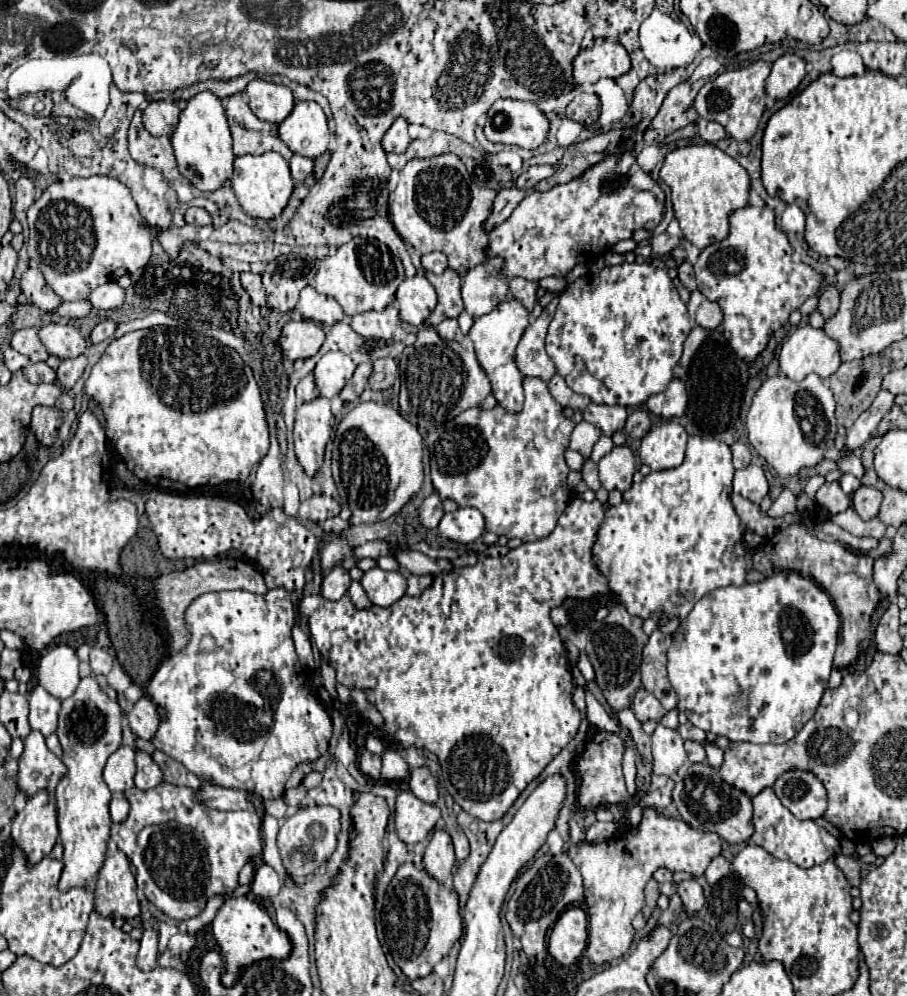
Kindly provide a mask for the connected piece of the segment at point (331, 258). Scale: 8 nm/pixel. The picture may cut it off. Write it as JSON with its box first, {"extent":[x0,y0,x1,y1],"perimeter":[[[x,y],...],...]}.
{"extent":[311,237,405,317],"perimeter":[[[355,237],[321,261],[321,267],[317,269],[317,275],[311,285],[319,293],[333,297],[343,307],[343,311],[353,317],[371,309],[381,311],[391,305],[395,301],[395,291],[403,279],[405,273],[401,259],[385,243],[377,239]]]}

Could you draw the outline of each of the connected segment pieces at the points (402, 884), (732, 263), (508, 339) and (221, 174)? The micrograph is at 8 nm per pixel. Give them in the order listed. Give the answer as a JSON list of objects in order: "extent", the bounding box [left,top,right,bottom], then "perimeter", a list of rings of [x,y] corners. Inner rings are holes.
[{"extent":[381,863,463,979],"perimeter":[[[403,863],[387,887],[381,923],[389,953],[401,971],[409,979],[425,977],[461,937],[463,923],[459,915],[459,895],[455,895],[455,889],[447,889],[437,879],[431,879],[431,875],[415,863]]]},{"extent":[695,205,821,361],"perimeter":[[[747,205],[729,215],[729,235],[703,249],[695,267],[697,289],[723,307],[723,335],[731,349],[745,361],[753,361],[767,345],[771,333],[787,323],[789,313],[821,289],[821,275],[805,263],[793,263],[791,245],[777,229],[775,211],[769,205]]]},{"extent":[469,297,529,411],"perimeter":[[[509,297],[503,303],[499,303],[491,313],[477,317],[469,331],[469,339],[475,345],[479,365],[487,371],[491,379],[493,395],[507,411],[521,411],[523,407],[523,387],[521,387],[523,377],[515,365],[515,347],[527,325],[529,325],[529,311],[523,307],[523,303],[519,303],[519,299]]]},{"extent":[171,91,235,191],"perimeter":[[[201,91],[187,101],[185,109],[179,115],[179,123],[171,133],[171,143],[181,175],[189,179],[199,191],[215,191],[231,179],[235,159],[231,151],[231,133],[221,99],[211,91]]]}]

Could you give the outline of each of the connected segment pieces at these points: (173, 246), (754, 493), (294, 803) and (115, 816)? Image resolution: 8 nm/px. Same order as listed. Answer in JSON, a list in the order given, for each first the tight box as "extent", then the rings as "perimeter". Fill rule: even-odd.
[{"extent":[151,225,199,257],"perimeter":[[[185,225],[185,227],[181,227],[181,229],[171,227],[171,229],[167,229],[167,231],[155,231],[155,229],[153,229],[151,233],[159,239],[161,247],[165,249],[165,253],[167,253],[169,257],[175,257],[175,255],[179,255],[179,251],[183,251],[185,243],[195,243],[195,237],[197,237],[197,233],[199,233],[199,227]]]},{"extent":[733,463,769,503],"perimeter":[[[751,463],[749,467],[735,471],[733,491],[741,493],[745,499],[749,499],[753,503],[761,503],[761,499],[769,491],[769,481],[765,477],[763,467],[757,463]]]},{"extent":[283,785,308,808],"perimeter":[[[299,785],[296,788],[288,789],[283,795],[284,801],[288,806],[298,808],[301,801],[306,796],[307,791],[308,790],[302,785]]]},{"extent":[111,797,129,823],"perimeter":[[[113,797],[111,799],[111,819],[113,823],[119,823],[129,813],[129,801],[125,797]]]}]

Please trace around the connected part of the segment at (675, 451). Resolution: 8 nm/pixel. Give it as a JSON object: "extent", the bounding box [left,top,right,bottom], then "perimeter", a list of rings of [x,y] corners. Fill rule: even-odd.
{"extent":[639,419,687,471],"perimeter":[[[671,419],[655,425],[643,439],[639,447],[639,457],[651,467],[651,471],[675,469],[683,463],[687,445],[685,427]]]}

